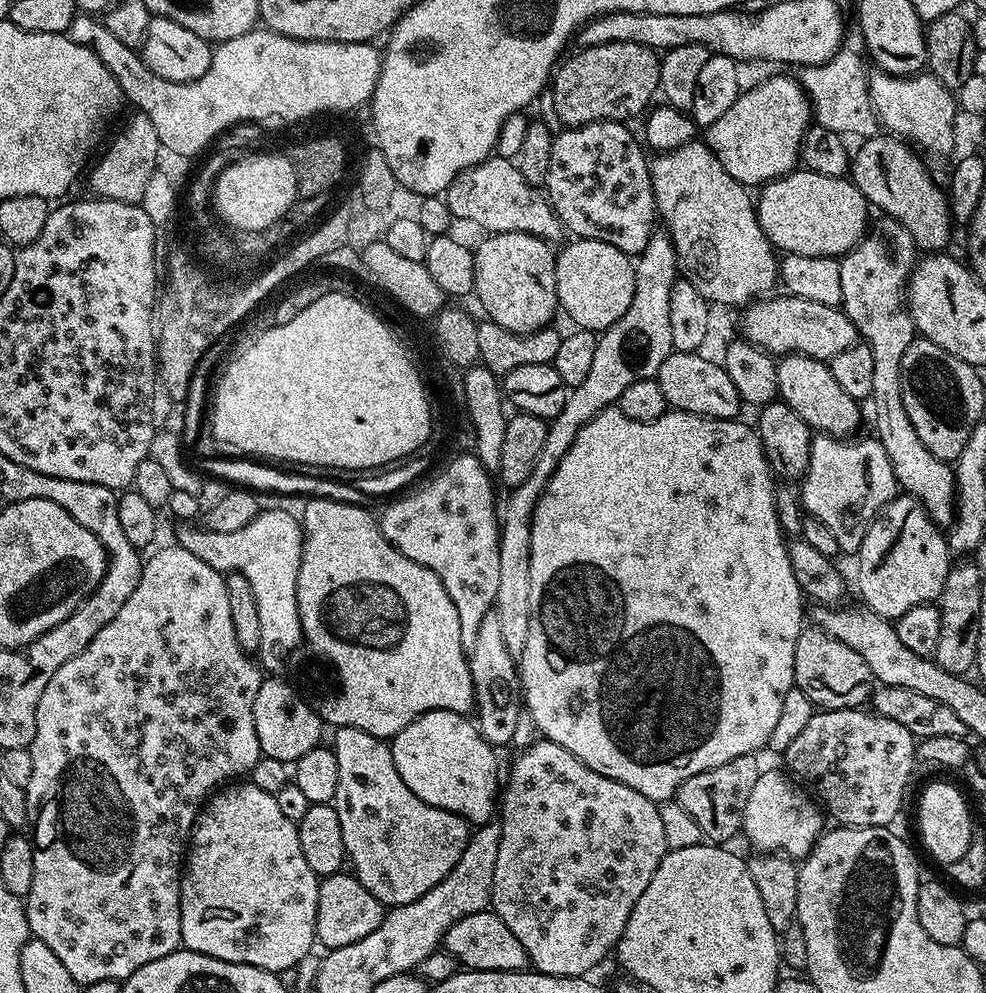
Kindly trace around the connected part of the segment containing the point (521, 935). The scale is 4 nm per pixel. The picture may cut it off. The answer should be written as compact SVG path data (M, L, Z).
M543 738L533 740L530 747L519 753L520 757L512 764L512 770L506 776L506 785L502 792L502 805L498 812L500 841L498 842L498 863L494 865L494 886L492 887L491 911L495 912L506 926L510 926L510 934L522 942L528 955L529 965L535 971L547 976L587 977L591 968L596 968L604 959L609 959L617 942L622 938L622 930L626 930L626 922L634 910L634 902L642 898L642 890L650 886L650 878L654 878L654 870L669 852L666 842L666 829L662 827L662 814L657 801L646 798L646 794L638 794L638 790L630 790L630 786L622 786L622 782L614 782L614 778L606 778L590 766L586 766L570 750L558 746Z

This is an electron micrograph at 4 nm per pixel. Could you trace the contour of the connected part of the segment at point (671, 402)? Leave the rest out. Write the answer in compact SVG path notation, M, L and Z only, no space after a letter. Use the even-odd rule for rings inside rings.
M672 351L662 362L655 377L662 394L666 394L669 409L678 412L689 412L699 416L709 416L719 420L735 420L741 415L742 401L730 374L726 374L723 363L707 360L700 352Z

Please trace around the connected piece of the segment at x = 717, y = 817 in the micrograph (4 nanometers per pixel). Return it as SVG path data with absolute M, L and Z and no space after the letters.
M755 755L742 758L730 758L730 762L722 762L722 766L714 766L714 770L702 770L702 774L694 774L694 778L686 778L676 791L674 800L698 822L703 839L717 846L727 845L727 840L741 835L744 826L744 811L750 794L754 791L754 782L758 782L762 765L756 761Z

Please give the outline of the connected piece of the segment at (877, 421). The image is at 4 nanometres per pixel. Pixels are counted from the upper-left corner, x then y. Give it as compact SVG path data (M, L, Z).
M880 218L871 225L864 239L850 249L840 260L842 270L842 310L854 322L859 339L874 354L874 386L870 397L875 439L890 458L897 485L913 496L926 510L926 514L941 526L951 525L956 518L956 474L953 465L940 460L926 446L902 406L902 354L917 335L916 323L902 299L902 289L918 260L918 249L910 234L891 218Z

